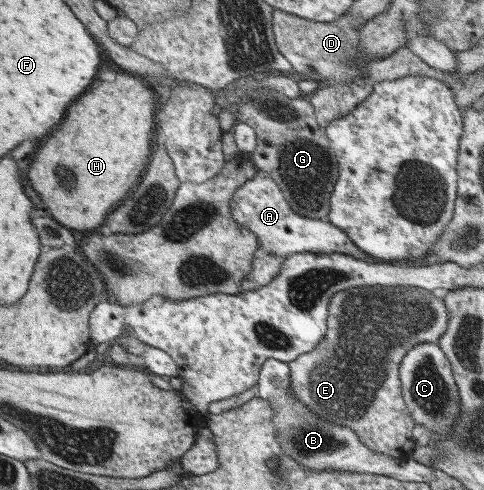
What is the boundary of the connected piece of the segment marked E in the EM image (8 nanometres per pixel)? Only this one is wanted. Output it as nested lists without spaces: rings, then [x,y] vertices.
[[[358,286],[337,292],[330,301],[329,331],[325,339],[314,351],[290,363],[293,394],[326,420],[353,429],[361,443],[369,448],[393,458],[406,458],[414,446],[410,432],[415,422],[401,393],[398,365],[412,345],[435,343],[442,336],[448,324],[444,303],[430,291],[416,286],[400,293],[392,287]]]

